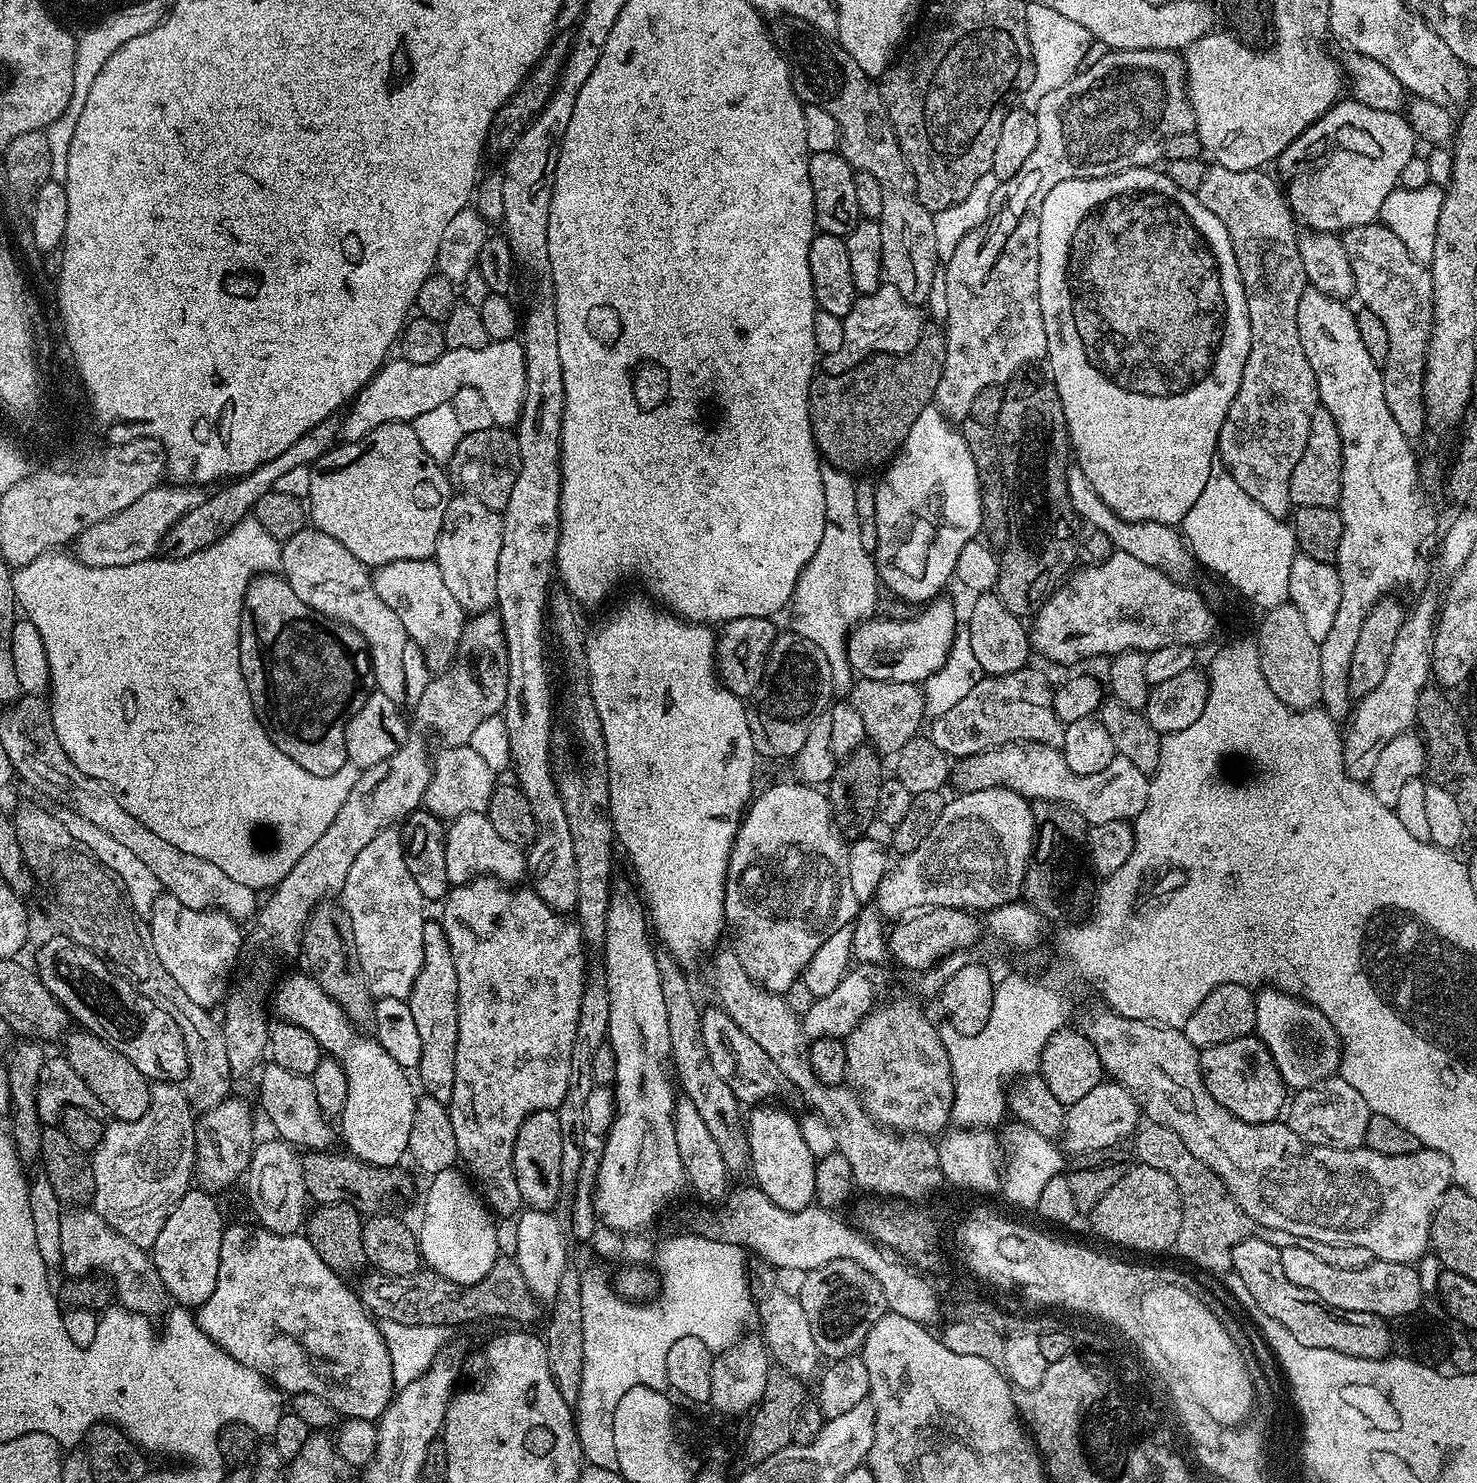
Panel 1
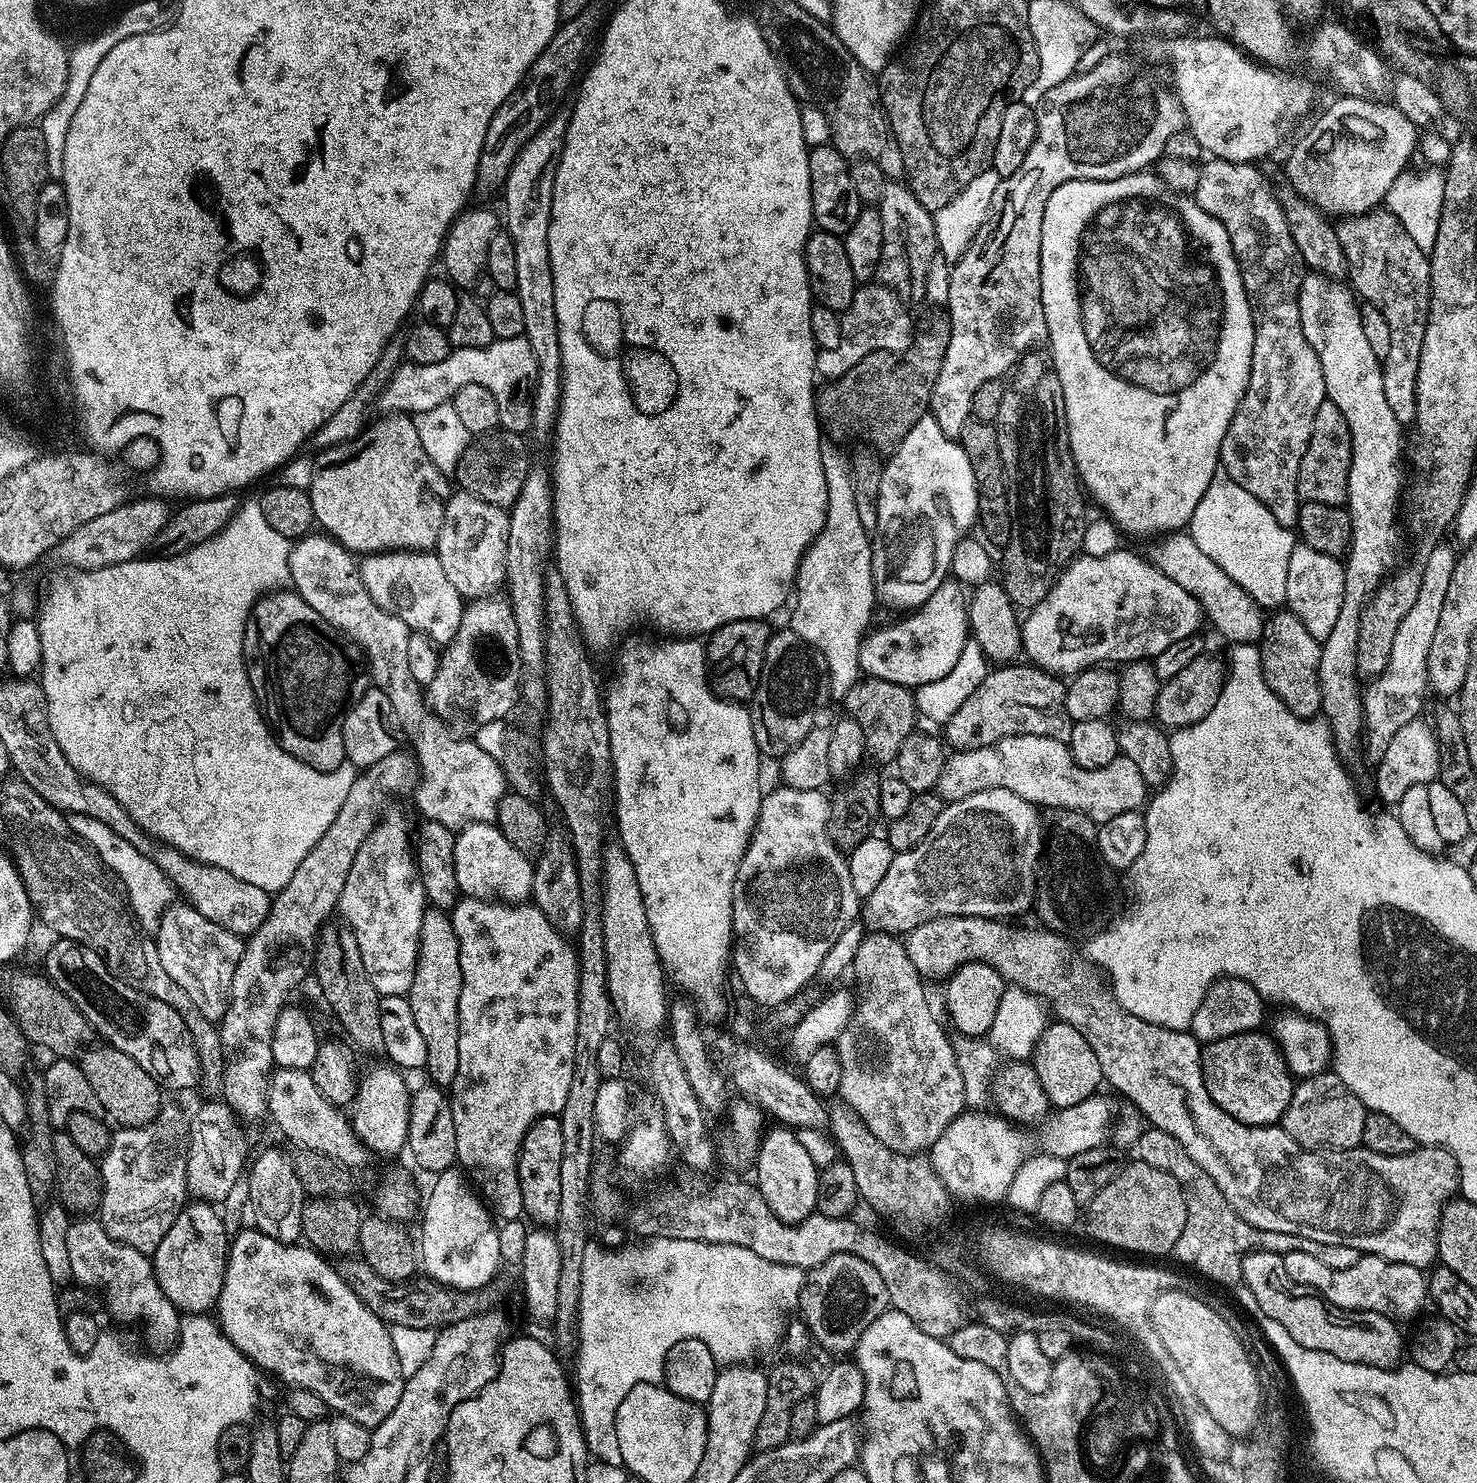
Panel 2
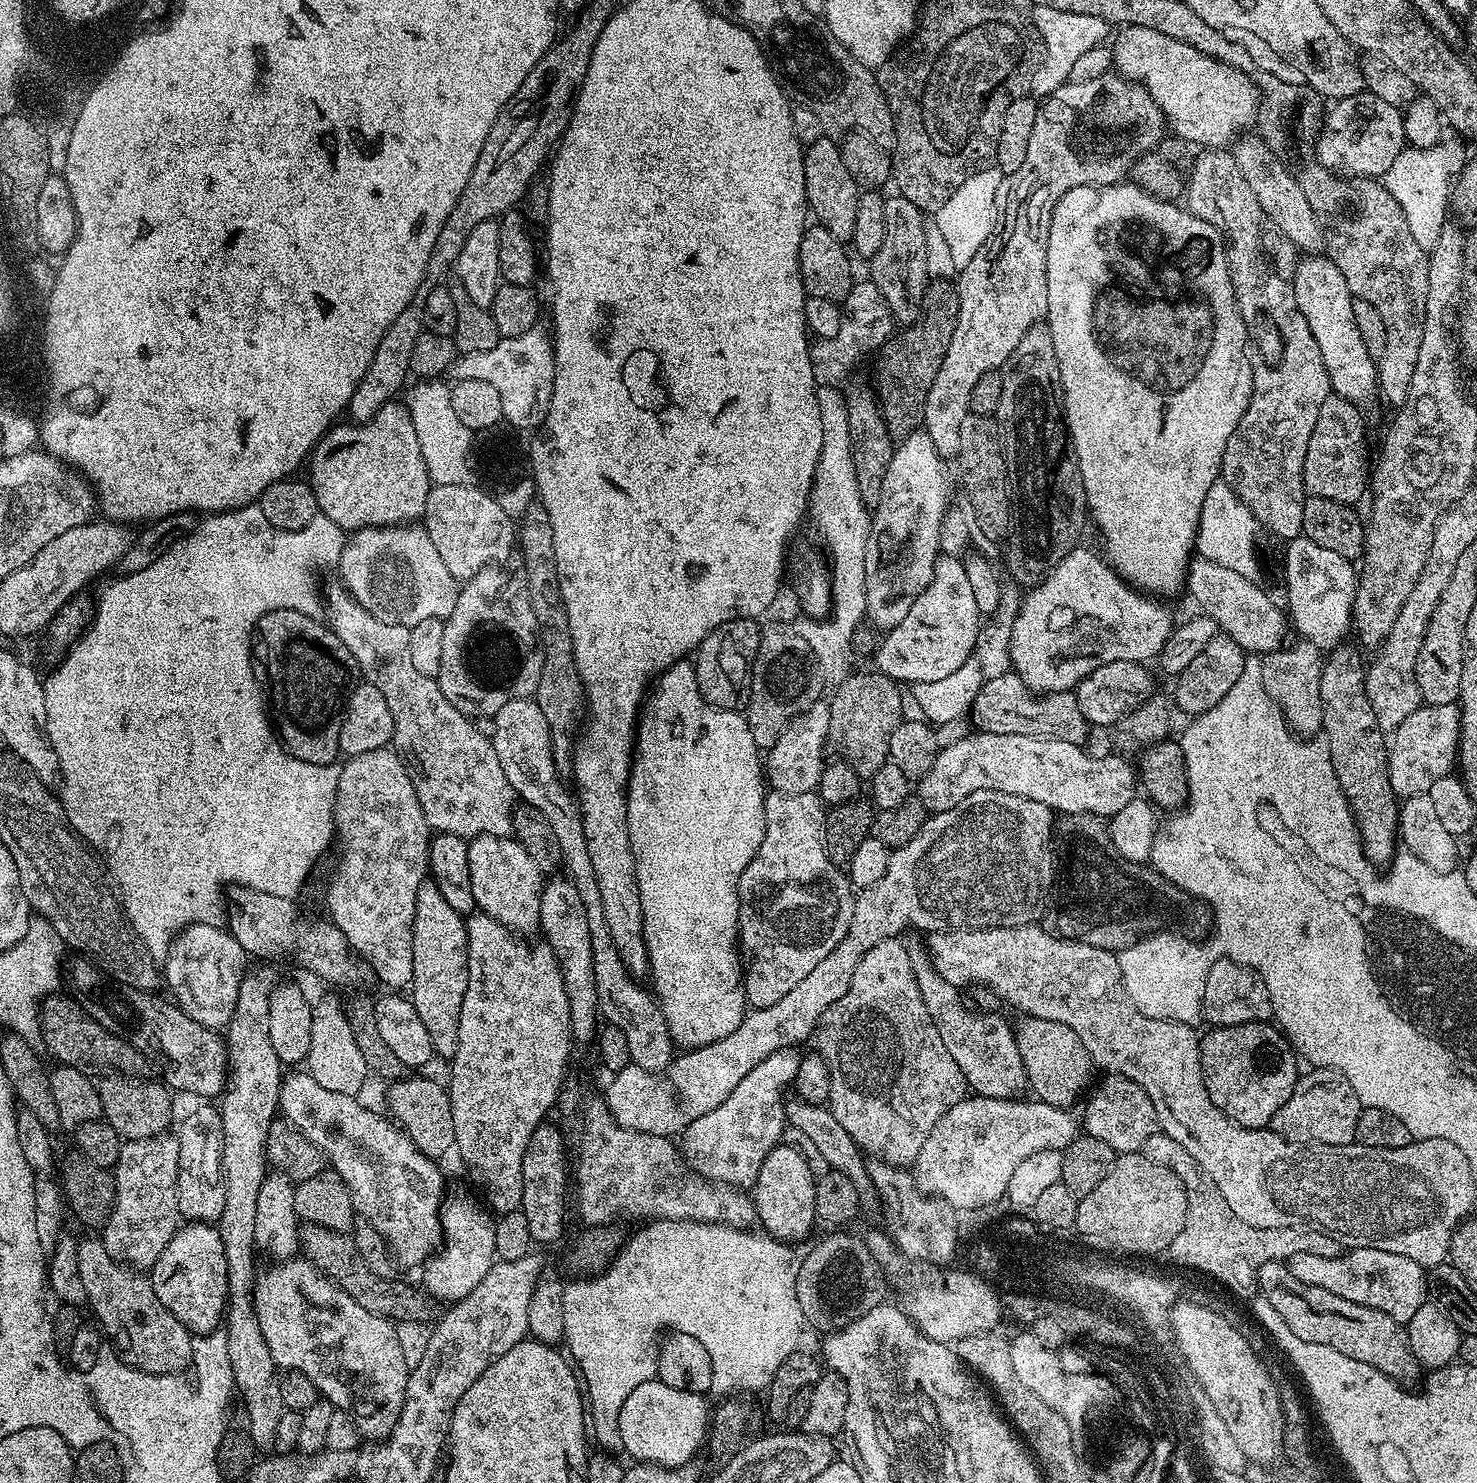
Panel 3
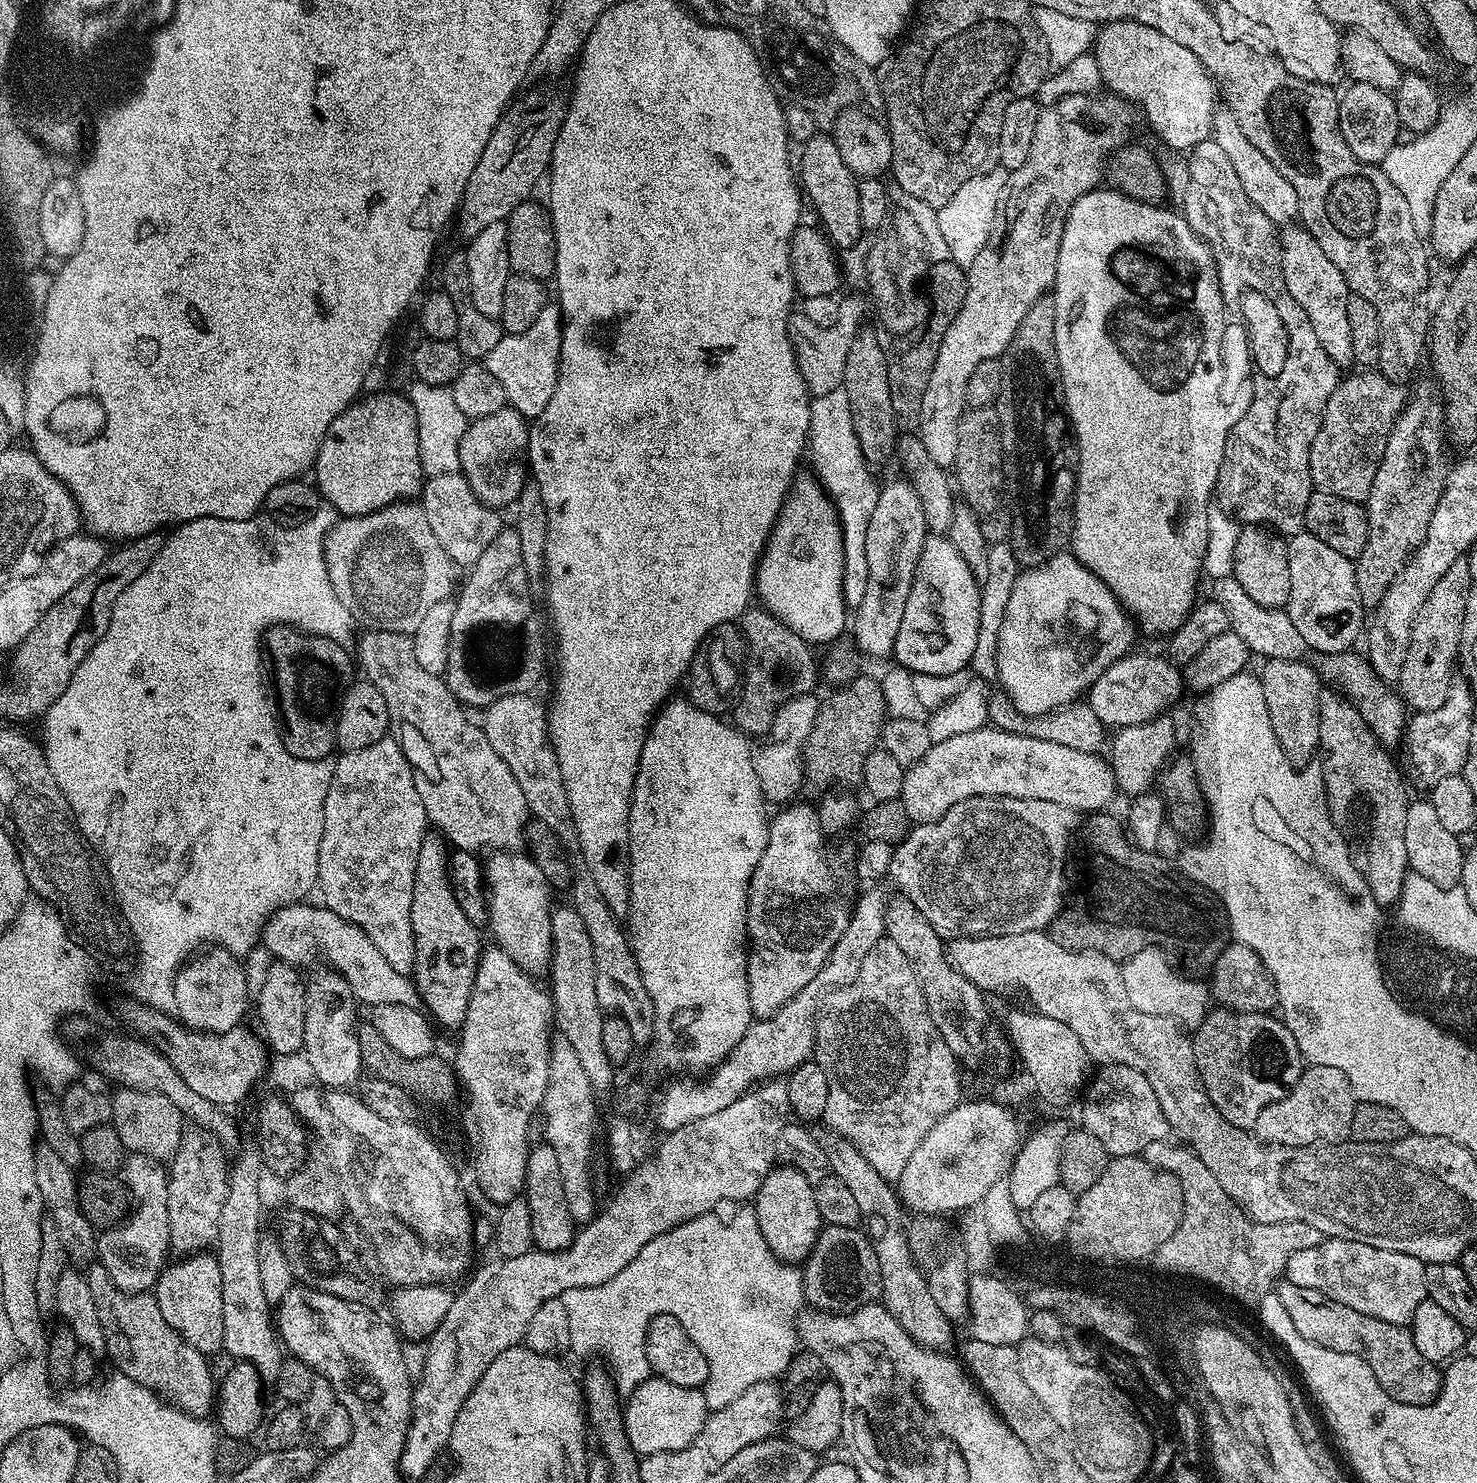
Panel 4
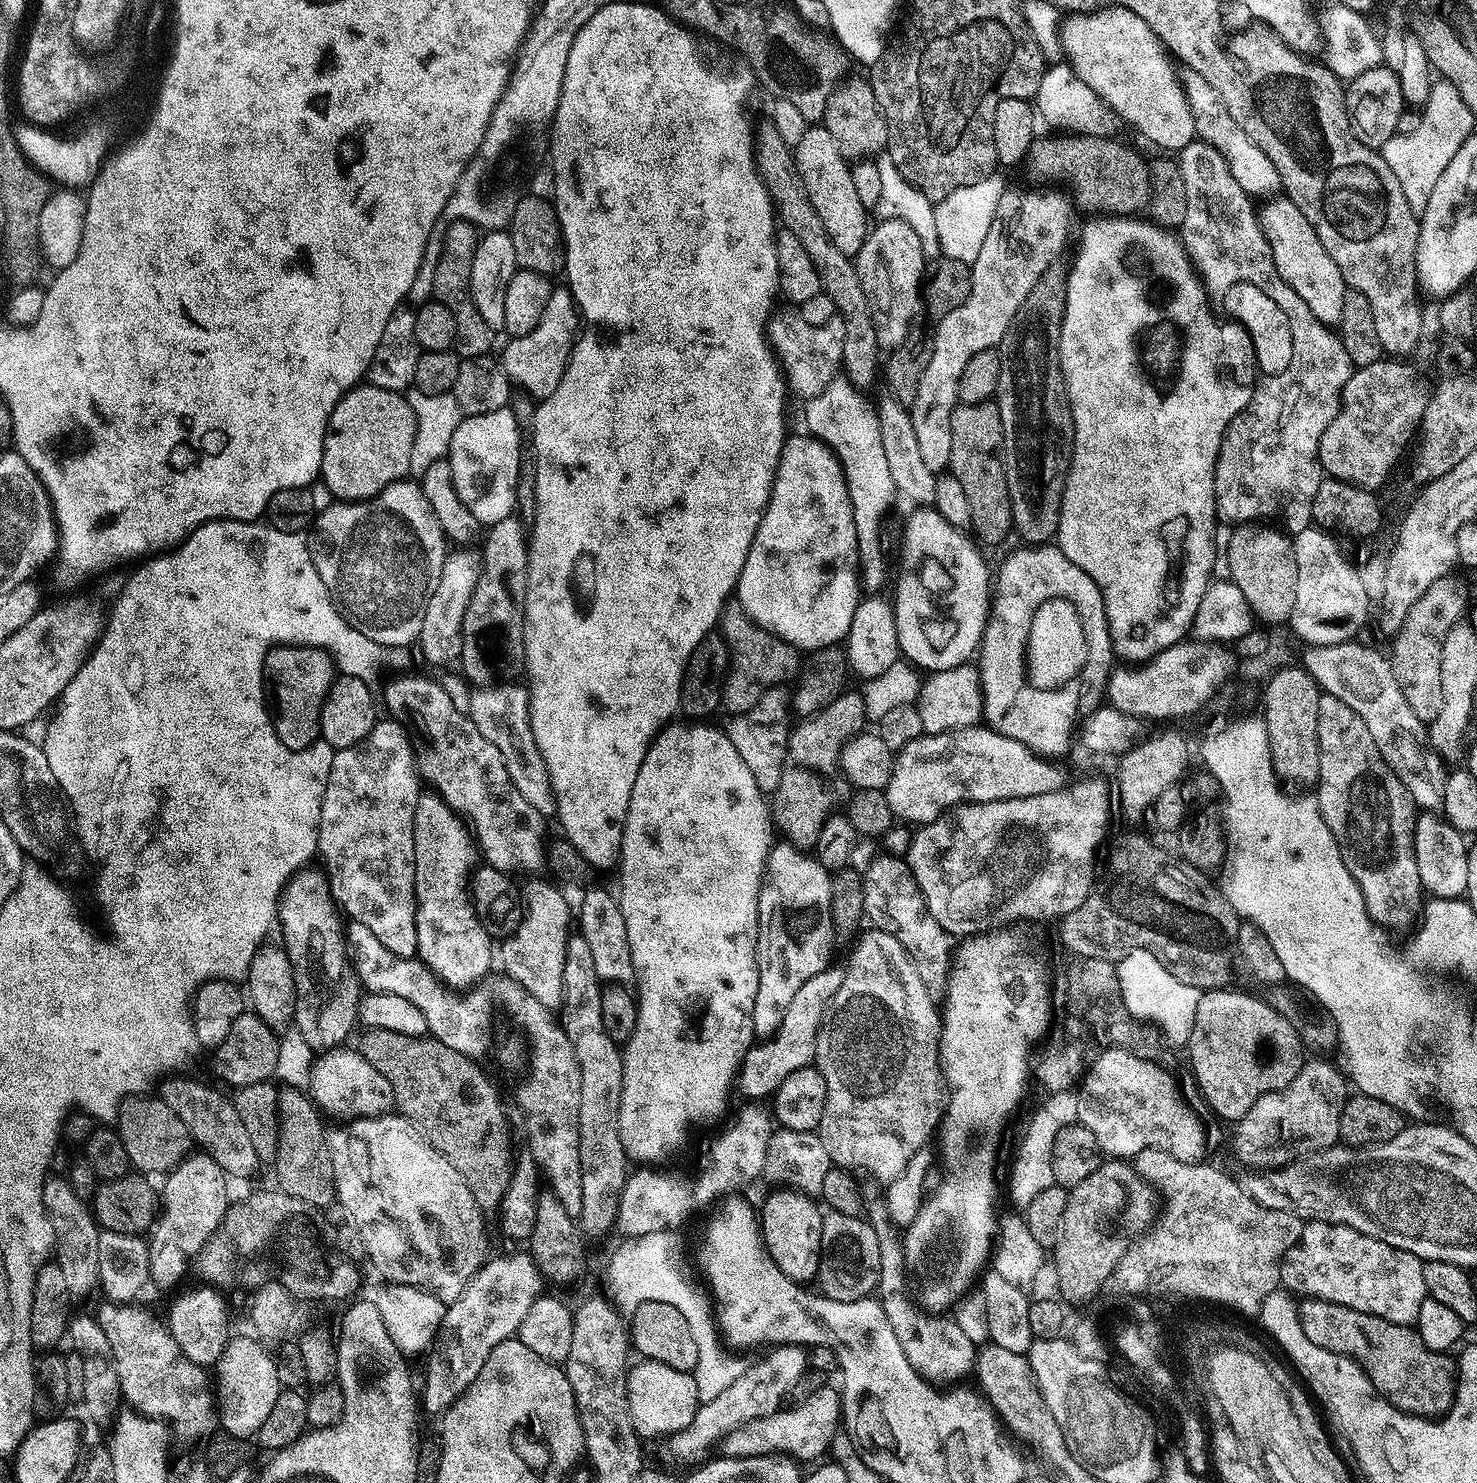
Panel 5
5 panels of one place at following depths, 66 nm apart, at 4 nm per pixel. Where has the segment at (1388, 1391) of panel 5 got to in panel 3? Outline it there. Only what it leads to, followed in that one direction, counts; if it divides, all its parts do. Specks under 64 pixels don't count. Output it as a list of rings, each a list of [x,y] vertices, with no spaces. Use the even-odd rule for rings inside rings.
[[[1270,1260],[1263,1264],[1256,1275],[1256,1283],[1259,1295],[1264,1296],[1266,1302],[1270,1302],[1270,1306],[1274,1306],[1274,1310],[1278,1310],[1278,1318],[1282,1318],[1282,1322],[1286,1322],[1286,1326],[1290,1326],[1290,1331],[1298,1338],[1302,1338],[1302,1342],[1314,1342],[1318,1346],[1330,1346],[1334,1350],[1338,1350],[1338,1354],[1346,1354],[1346,1358],[1354,1358],[1358,1362],[1366,1362],[1397,1382],[1409,1382],[1408,1380],[1414,1379],[1419,1372],[1422,1372],[1422,1365],[1416,1360],[1414,1351],[1410,1348],[1407,1327],[1398,1323],[1394,1318],[1390,1318],[1390,1314],[1386,1314],[1382,1310],[1374,1310],[1370,1306],[1358,1306],[1358,1302],[1346,1302],[1346,1298],[1338,1298],[1338,1294],[1330,1294],[1330,1290],[1322,1290],[1322,1286],[1306,1286],[1306,1282],[1298,1282],[1298,1278],[1294,1278],[1294,1274],[1288,1269],[1287,1263],[1282,1260]]]

